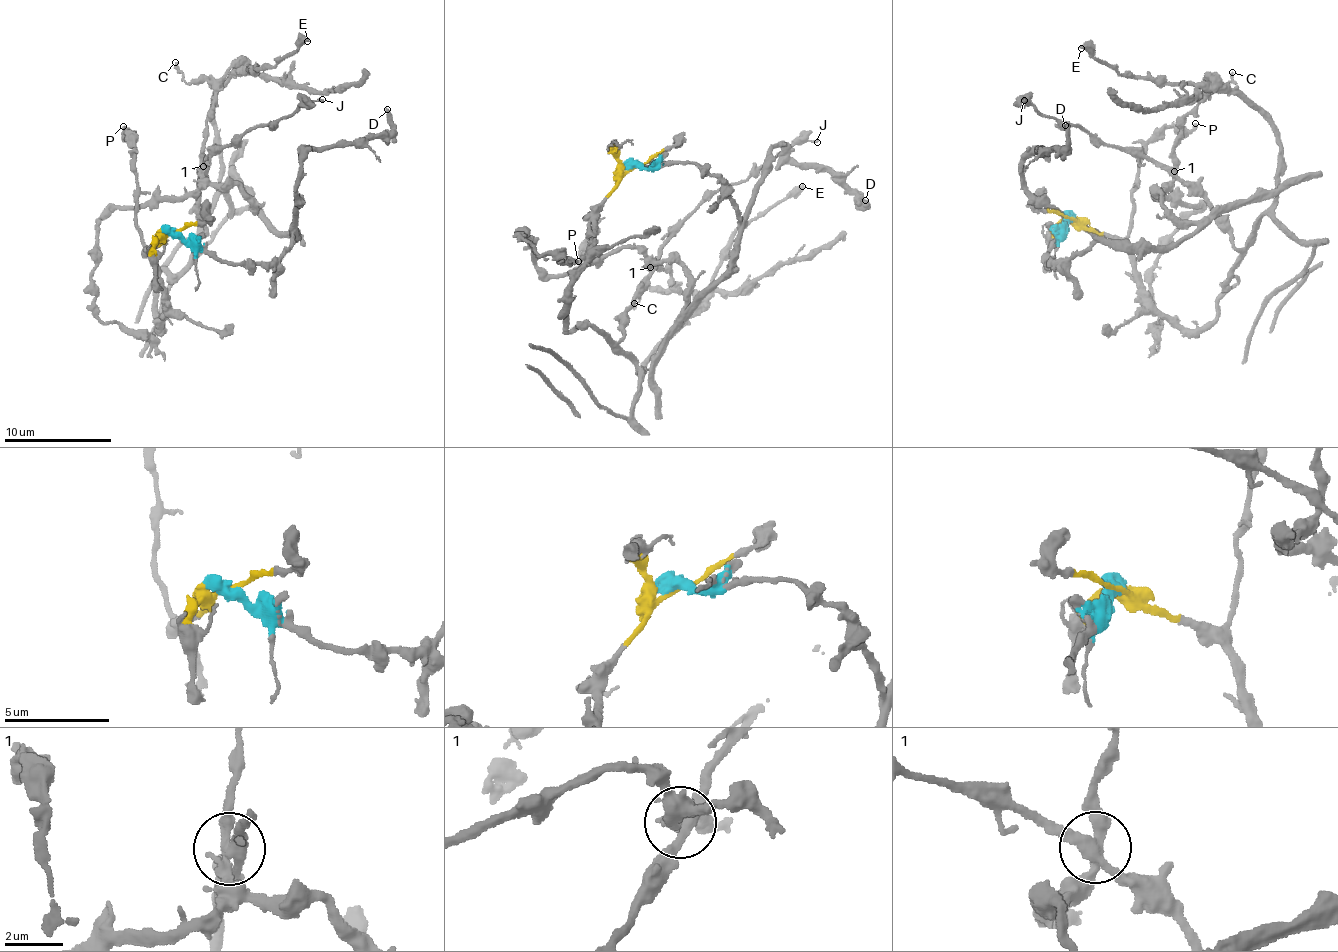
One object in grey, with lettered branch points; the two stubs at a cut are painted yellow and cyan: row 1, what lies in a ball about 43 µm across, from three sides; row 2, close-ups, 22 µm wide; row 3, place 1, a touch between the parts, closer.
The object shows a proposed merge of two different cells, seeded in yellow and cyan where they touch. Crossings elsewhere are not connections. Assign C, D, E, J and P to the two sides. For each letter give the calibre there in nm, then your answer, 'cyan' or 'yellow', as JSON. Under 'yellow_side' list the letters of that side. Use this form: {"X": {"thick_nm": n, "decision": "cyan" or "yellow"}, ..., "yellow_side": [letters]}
{"C": {"thick_nm": 200, "decision": "cyan"}, "D": {"thick_nm": 320, "decision": "cyan"}, "E": {"thick_nm": 440, "decision": "yellow"}, "J": {"thick_nm": 150, "decision": "yellow"}, "P": {"thick_nm": 240, "decision": "yellow"}, "yellow_side": ["E", "J", "P"]}

